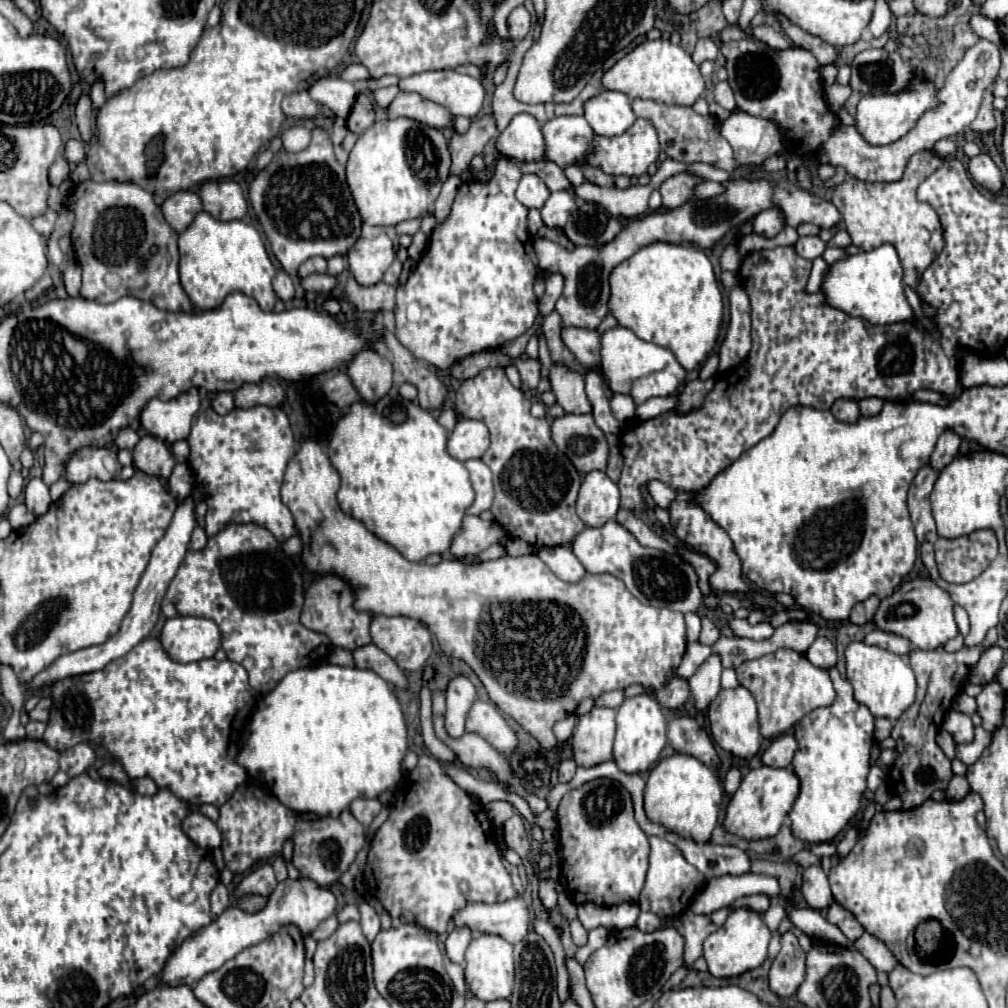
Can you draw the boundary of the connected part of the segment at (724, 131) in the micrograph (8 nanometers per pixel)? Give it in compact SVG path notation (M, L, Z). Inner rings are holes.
M743 110L731 112L721 122L721 136L731 144L737 166L759 166L783 150L783 134L779 126Z

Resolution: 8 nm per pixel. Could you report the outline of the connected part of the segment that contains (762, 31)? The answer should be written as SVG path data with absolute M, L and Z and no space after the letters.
M761 26L757 30L751 30L751 34L757 36L757 38L761 38L767 46L773 46L775 50L787 50L787 48L791 48L789 40L781 32L777 32L777 30L769 28L769 26Z

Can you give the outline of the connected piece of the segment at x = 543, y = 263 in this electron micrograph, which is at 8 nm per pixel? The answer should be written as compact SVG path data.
M729 180L723 184L725 192L721 196L713 196L707 200L693 198L691 202L665 212L665 214L649 214L643 220L635 220L615 236L613 242L605 244L601 250L595 246L577 246L573 252L567 252L559 244L551 240L535 240L533 245L537 252L538 267L549 272L561 272L565 276L565 290L557 300L555 310L561 314L563 326L577 326L585 330L595 330L599 322L607 316L607 300L609 300L609 272L639 248L649 242L693 242L699 248L711 248L719 242L727 232L739 228L745 220L759 214L765 208L771 208L773 202L773 184L767 180Z

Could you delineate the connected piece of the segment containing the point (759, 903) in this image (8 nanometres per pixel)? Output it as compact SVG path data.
M749 896L749 898L739 898L731 904L733 910L735 908L745 908L745 906L749 906L755 912L765 912L769 908L769 900L765 896Z

